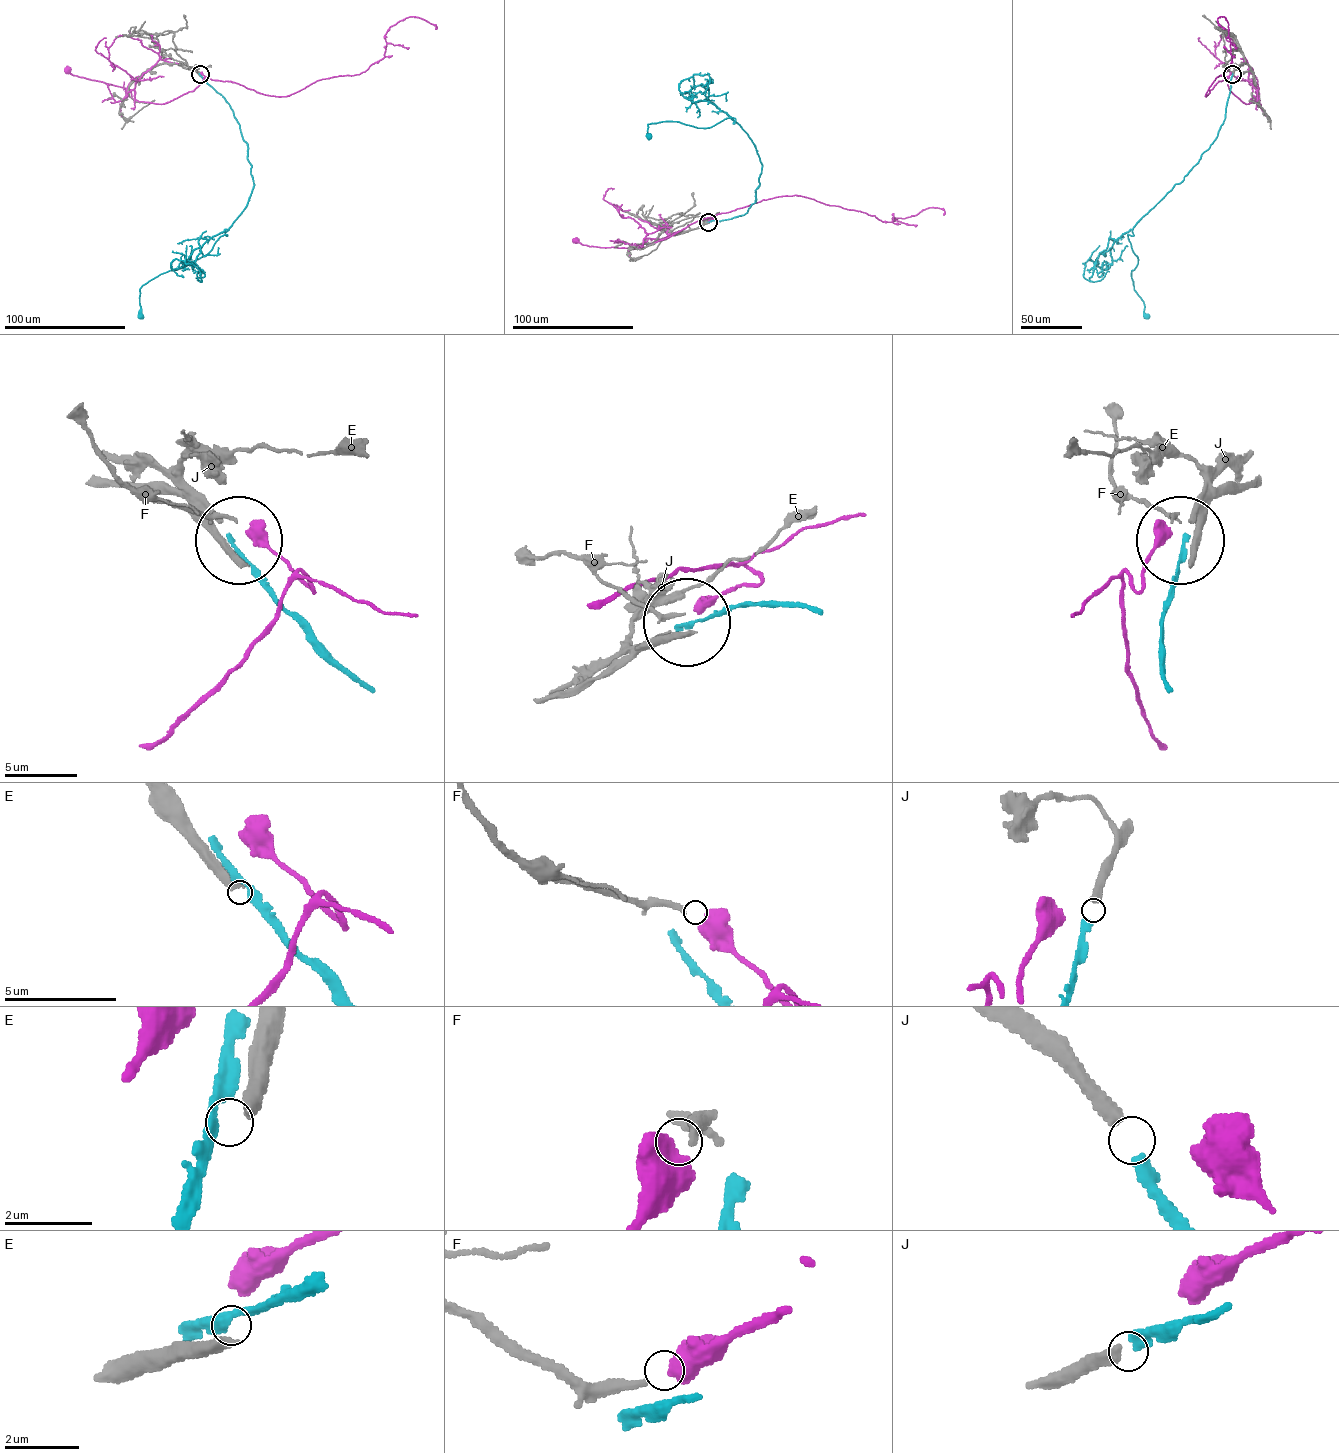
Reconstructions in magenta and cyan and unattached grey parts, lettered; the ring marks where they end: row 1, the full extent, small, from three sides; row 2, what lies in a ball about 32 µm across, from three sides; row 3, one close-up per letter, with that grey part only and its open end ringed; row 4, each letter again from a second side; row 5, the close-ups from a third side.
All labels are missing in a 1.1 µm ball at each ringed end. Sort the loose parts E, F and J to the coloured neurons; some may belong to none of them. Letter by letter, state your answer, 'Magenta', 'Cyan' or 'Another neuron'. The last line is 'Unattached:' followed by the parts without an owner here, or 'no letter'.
E: Another neuron
F: Magenta
J: Cyan
Unattached: E

